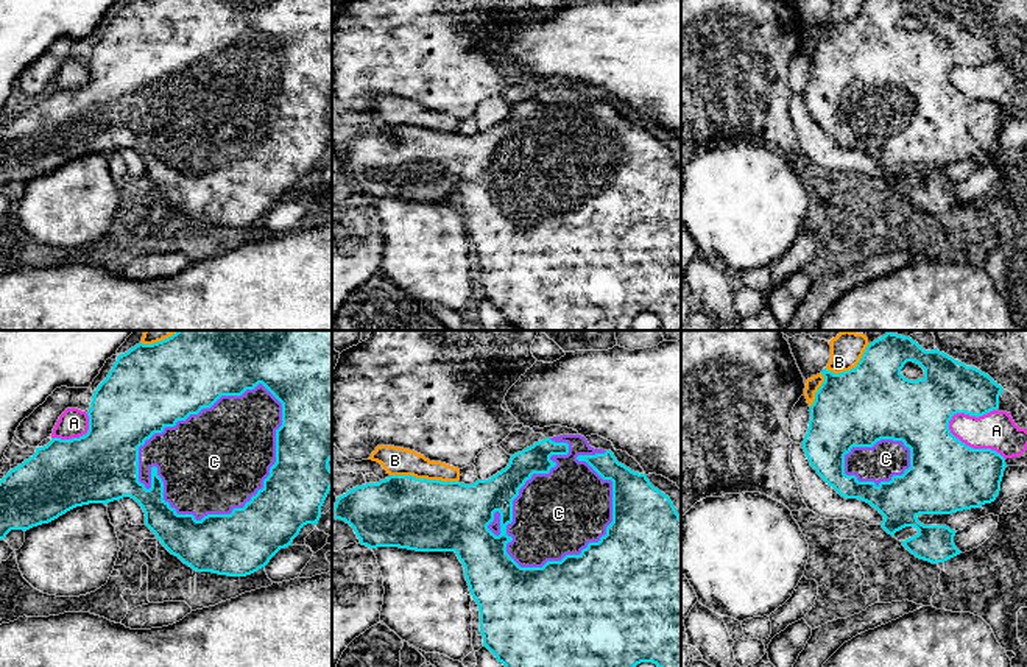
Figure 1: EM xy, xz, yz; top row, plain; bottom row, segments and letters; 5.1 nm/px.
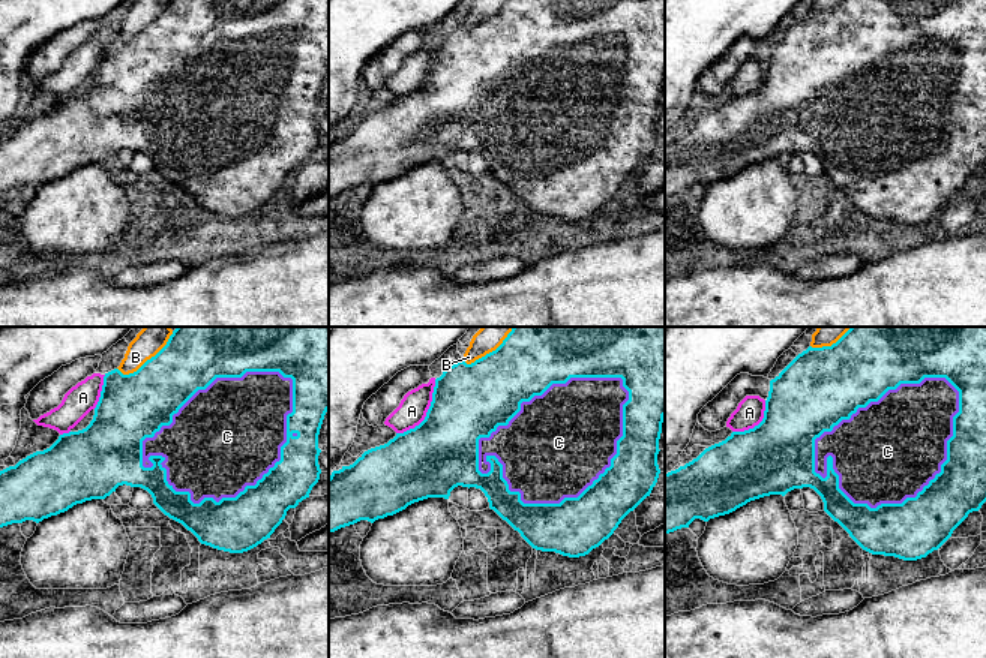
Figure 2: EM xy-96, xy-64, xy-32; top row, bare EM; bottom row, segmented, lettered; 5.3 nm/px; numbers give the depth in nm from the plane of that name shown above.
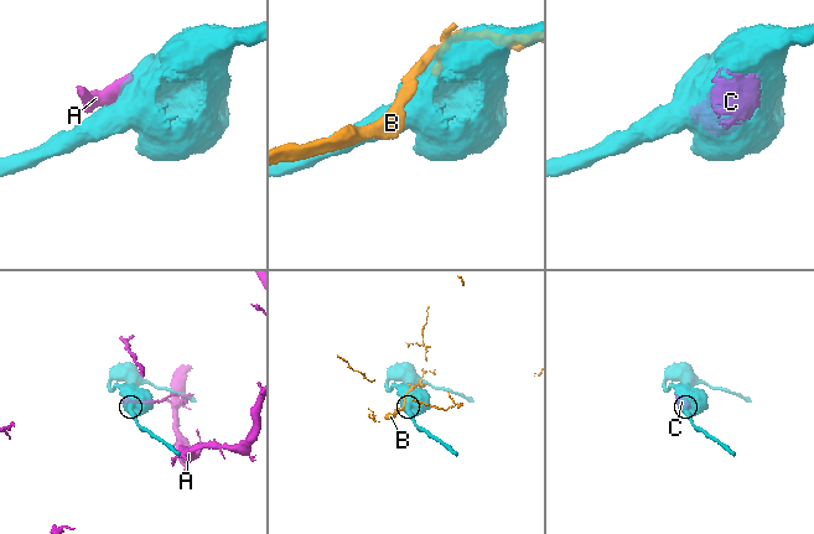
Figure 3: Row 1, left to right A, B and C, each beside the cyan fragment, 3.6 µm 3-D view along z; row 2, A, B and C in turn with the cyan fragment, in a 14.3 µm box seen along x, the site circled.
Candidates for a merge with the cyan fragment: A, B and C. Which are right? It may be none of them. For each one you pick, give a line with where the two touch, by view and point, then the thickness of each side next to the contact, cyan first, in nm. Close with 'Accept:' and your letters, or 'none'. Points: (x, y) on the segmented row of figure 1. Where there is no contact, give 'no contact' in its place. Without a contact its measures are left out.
C: xy (183, 419) | 440/480 nm
Accept: C

